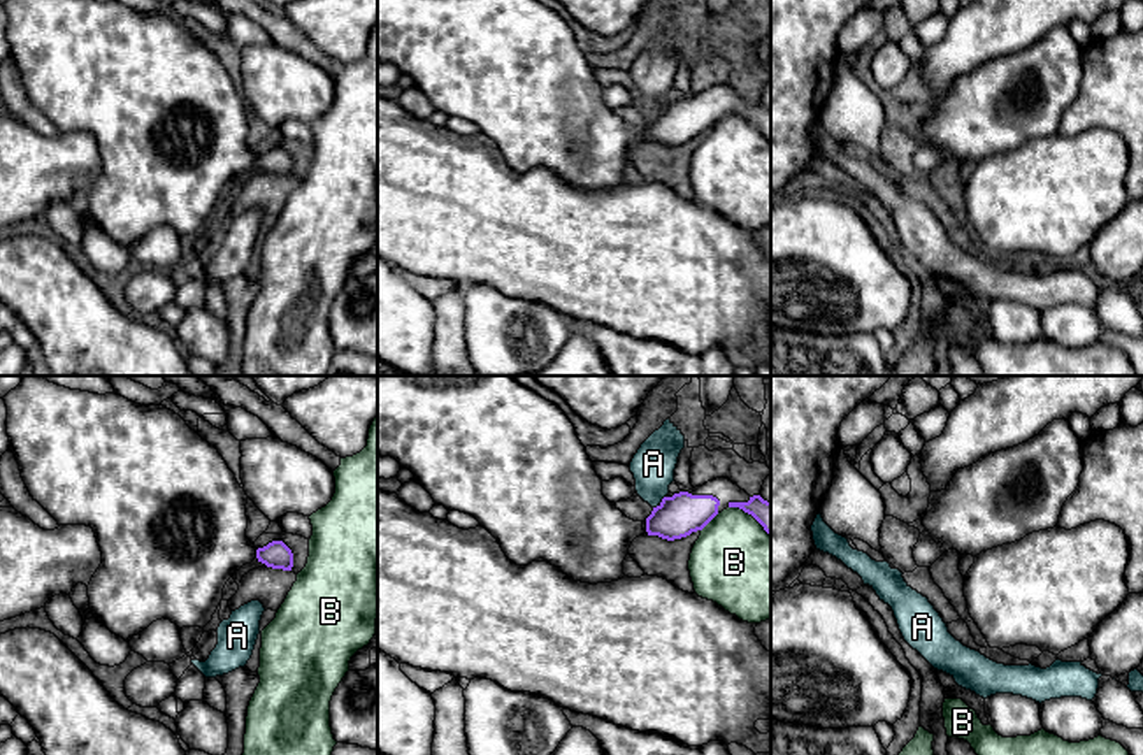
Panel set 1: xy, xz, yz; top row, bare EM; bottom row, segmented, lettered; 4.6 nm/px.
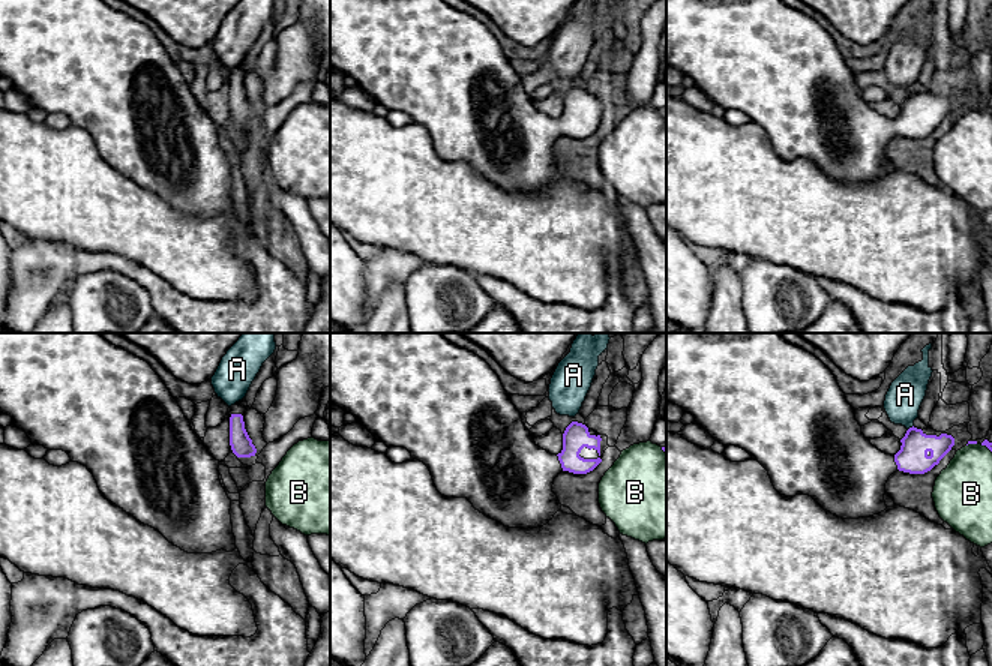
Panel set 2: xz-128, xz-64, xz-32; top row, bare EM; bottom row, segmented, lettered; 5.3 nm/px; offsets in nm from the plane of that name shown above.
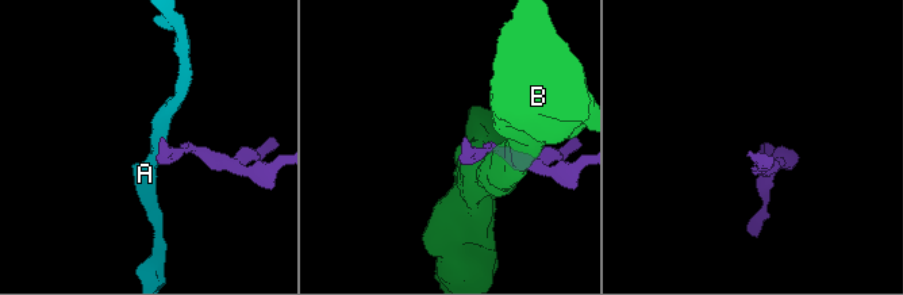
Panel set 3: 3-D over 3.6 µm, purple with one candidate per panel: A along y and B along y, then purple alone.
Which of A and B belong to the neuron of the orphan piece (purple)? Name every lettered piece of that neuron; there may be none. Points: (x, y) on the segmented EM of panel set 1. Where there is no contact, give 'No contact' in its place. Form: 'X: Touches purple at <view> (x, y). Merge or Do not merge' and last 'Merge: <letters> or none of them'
A: Touches purple at xz (661, 503). Do not merge
B: Touches purple at xz (710, 520). Do not merge
Merge: none of them

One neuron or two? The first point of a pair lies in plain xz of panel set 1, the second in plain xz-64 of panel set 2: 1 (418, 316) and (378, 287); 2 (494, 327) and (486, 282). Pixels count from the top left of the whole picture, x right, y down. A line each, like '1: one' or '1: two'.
1: two
2: two

